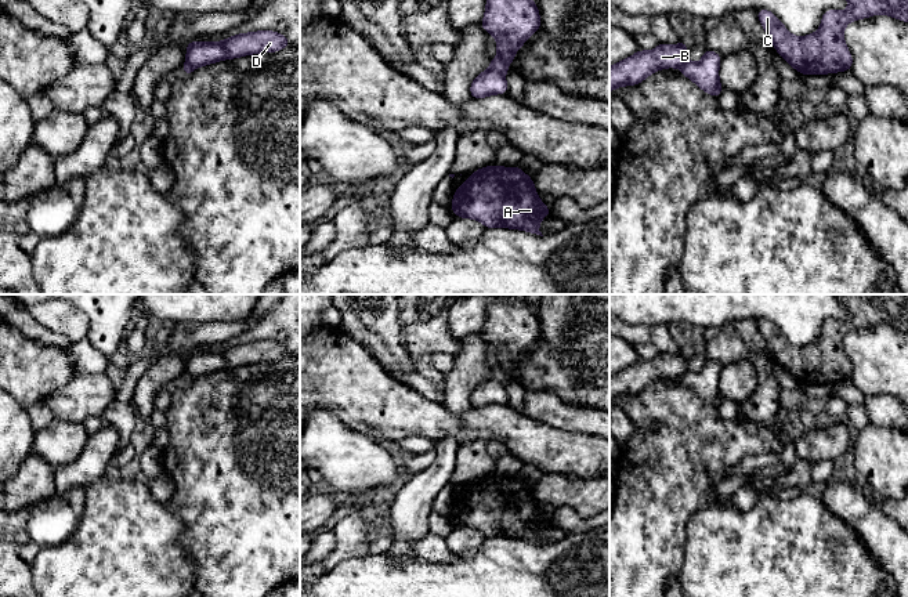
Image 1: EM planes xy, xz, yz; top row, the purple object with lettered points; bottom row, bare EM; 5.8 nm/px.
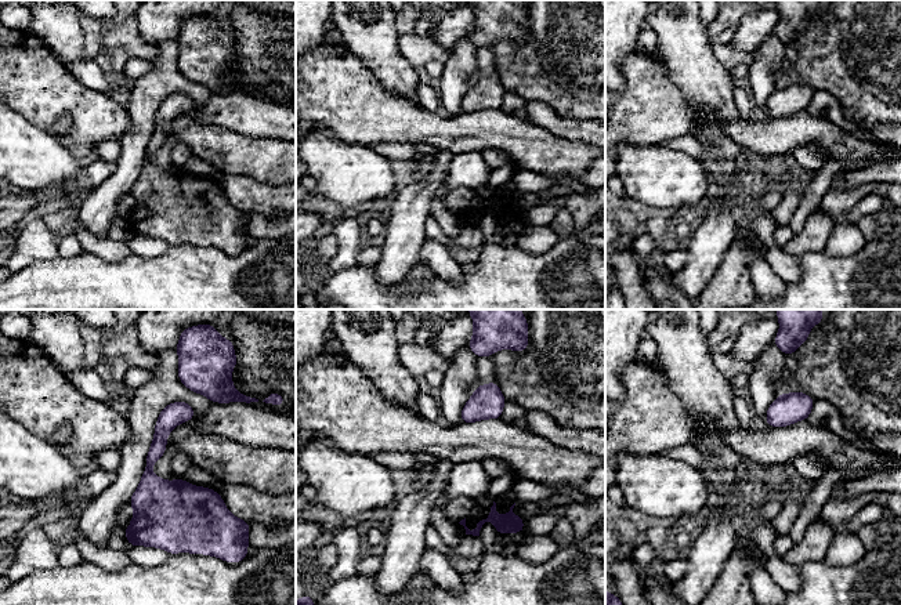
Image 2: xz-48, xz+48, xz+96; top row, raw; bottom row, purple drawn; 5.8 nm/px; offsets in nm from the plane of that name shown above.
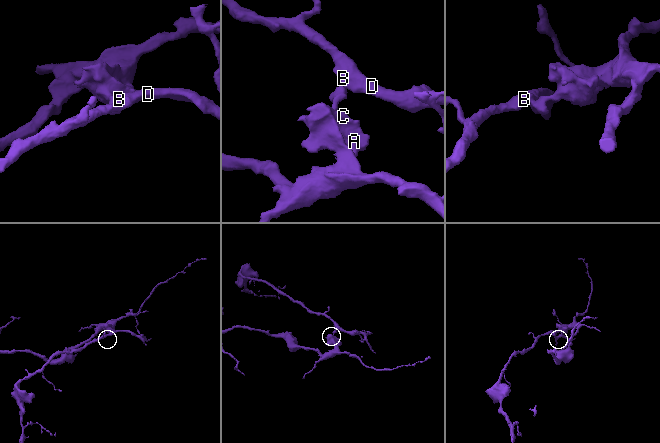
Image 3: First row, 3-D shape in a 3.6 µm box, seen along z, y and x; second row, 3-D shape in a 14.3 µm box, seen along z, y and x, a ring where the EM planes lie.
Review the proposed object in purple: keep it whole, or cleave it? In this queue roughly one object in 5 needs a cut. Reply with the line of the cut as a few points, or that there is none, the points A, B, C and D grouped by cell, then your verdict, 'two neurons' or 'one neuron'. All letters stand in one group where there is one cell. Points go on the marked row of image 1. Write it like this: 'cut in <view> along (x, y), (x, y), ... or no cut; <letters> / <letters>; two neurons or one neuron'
cut in xz along (498, 55), (507, 65); A C / B D; two neurons

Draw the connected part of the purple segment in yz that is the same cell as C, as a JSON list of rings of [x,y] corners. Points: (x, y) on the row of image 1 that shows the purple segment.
[[[847,0],[847,11],[826,10],[821,26],[813,35],[791,35],[768,10],[757,10],[757,18],[778,54],[803,75],[824,75],[851,69],[853,57],[843,39],[846,25],[854,19],[885,14],[908,22],[908,0]]]

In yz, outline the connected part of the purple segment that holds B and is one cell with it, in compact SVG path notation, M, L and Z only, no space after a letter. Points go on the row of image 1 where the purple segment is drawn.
M687 41L680 44L659 44L654 51L639 50L634 55L609 66L609 91L621 86L641 83L655 70L681 68L687 59Z

